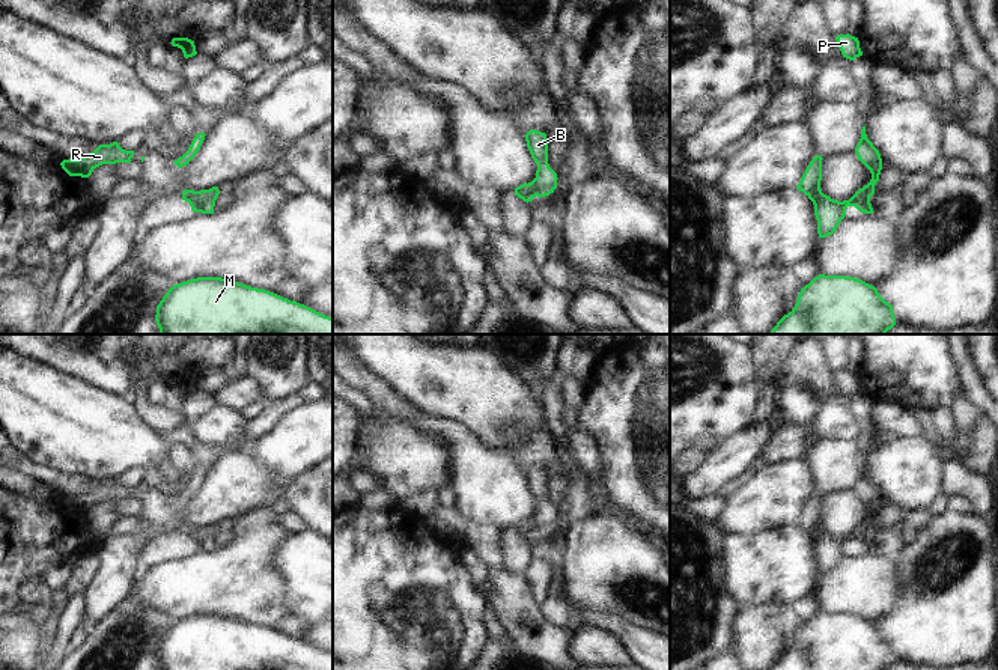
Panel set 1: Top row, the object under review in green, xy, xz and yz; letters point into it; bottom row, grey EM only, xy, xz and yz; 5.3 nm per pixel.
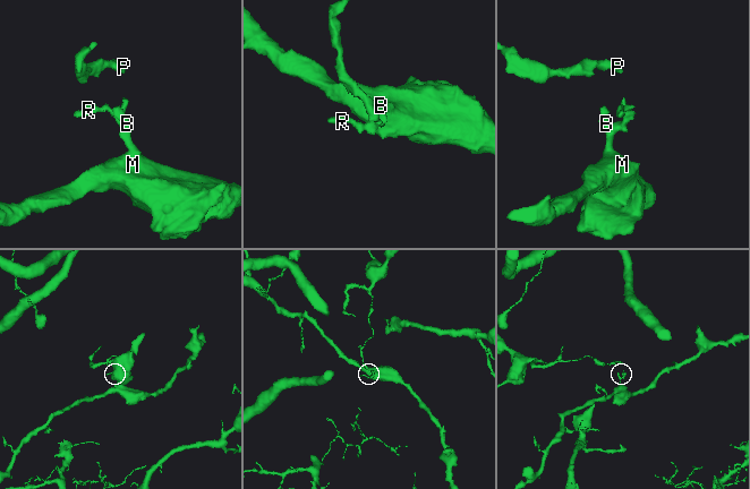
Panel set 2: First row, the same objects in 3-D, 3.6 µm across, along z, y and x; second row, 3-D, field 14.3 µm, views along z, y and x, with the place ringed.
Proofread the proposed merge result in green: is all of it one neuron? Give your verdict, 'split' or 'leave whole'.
leave whole

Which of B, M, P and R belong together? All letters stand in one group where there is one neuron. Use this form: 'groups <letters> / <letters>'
groups B M P R

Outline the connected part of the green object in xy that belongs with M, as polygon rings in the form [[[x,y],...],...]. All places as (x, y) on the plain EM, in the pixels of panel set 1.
[[[221,614],[172,623],[157,643],[155,658],[160,670],[333,670],[333,655]]]

